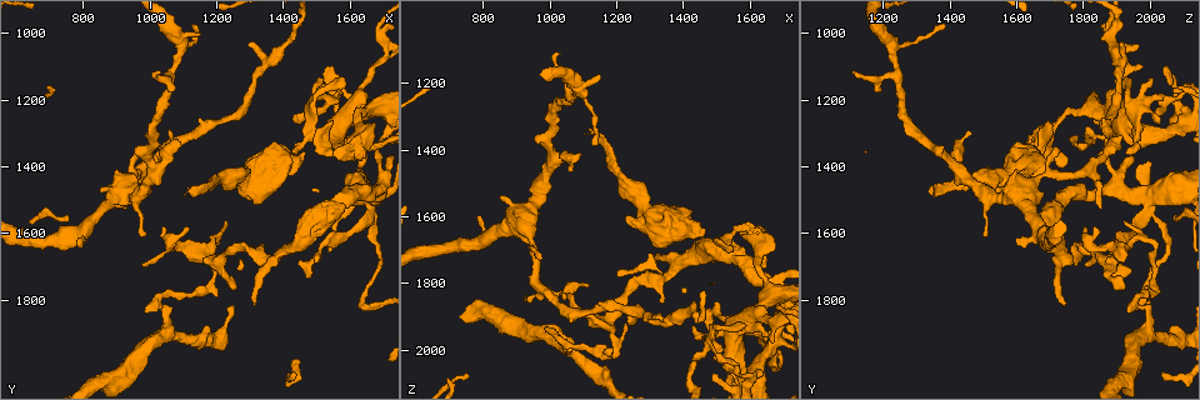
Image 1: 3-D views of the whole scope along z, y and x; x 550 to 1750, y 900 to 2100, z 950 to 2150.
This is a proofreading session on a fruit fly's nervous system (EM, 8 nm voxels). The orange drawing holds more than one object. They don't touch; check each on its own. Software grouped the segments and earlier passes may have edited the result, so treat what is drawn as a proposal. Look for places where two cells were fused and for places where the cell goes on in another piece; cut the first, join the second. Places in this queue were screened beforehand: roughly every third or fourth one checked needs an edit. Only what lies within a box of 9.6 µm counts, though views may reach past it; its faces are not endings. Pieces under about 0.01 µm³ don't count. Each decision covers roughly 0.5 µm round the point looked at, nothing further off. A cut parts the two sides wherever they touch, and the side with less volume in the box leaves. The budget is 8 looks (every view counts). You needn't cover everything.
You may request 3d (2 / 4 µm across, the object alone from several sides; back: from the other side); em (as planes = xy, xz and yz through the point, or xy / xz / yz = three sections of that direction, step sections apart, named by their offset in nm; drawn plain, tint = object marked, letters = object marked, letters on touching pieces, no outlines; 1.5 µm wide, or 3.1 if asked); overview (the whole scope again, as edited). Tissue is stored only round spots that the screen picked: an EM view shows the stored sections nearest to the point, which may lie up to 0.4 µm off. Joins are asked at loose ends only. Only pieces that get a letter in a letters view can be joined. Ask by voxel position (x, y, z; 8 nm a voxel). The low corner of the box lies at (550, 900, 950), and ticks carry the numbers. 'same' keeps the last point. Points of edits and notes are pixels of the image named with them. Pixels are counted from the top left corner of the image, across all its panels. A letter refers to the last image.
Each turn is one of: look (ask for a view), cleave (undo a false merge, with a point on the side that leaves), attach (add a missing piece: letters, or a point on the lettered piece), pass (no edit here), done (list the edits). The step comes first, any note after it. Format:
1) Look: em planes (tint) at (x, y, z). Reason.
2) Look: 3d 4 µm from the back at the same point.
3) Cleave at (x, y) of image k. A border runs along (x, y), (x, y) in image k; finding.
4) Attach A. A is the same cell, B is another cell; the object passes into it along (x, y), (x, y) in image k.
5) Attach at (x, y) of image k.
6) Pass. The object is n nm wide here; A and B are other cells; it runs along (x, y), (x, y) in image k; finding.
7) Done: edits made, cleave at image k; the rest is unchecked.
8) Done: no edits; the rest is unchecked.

Look: em xz step 4 (tint) at (1510, 1140, 2000). An open end.

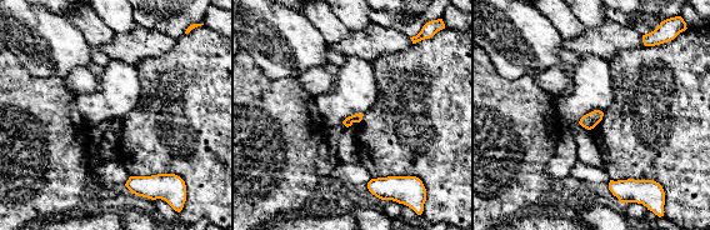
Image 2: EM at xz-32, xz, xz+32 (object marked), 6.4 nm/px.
Look: em xz step 4 (letters) at the same point. See the neighbours.

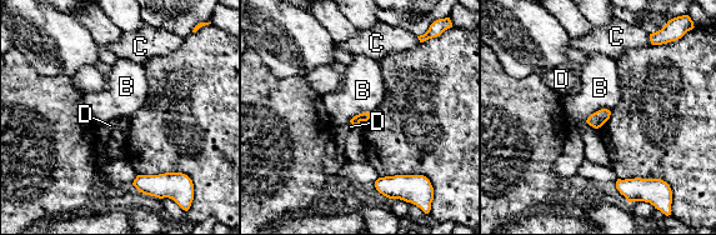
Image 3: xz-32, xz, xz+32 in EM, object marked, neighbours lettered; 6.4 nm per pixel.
Pass. B, C and D are other cells; a border runs along (610, 110), (596, 110), (585, 121) in image 3; none of them fits.

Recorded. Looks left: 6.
Look: em xy step 4 (tint) at (1180, 1750, 2010). Sharp bend.

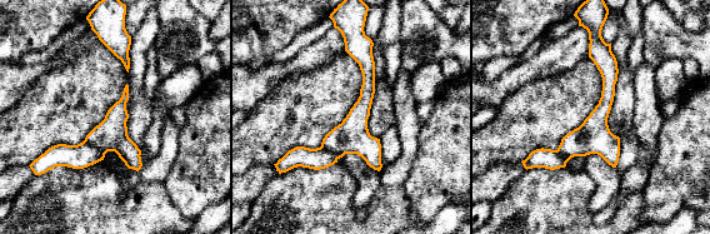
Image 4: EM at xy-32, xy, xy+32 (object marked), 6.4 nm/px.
Look: em planes (letters) at the same point.

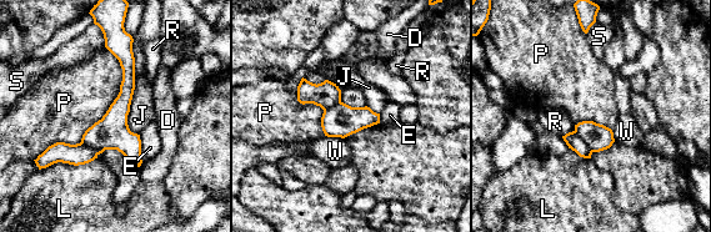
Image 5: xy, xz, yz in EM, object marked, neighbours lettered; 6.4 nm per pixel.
Pass. D, E, J, L, P, R, S and W are other cells; a border runs along (105, 46), (118, 96), (36, 159) in image 5; one cell here.

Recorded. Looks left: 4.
Look: em planes (letters) at (1470, 1710, 1940).

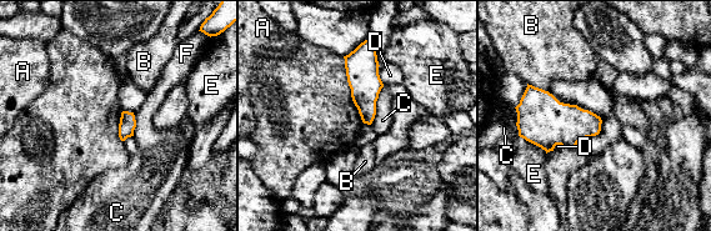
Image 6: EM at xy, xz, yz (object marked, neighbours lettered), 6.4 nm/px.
Pass. The object is 110 nm wide here; A, B, C, D, E and F are other cells; a border runs along (377, 98), (375, 116), (370, 124) in image 6; none of them fits.

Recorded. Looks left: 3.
Done: no edits; the rest is unchecked.

